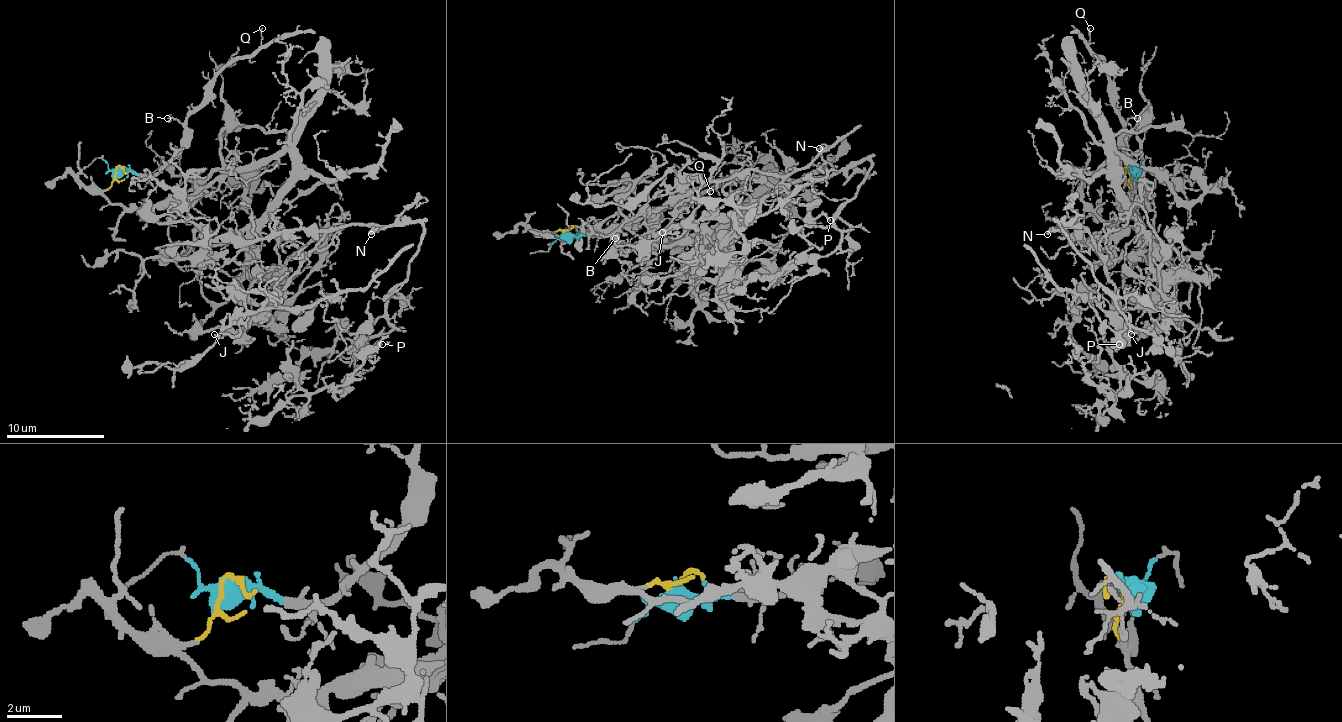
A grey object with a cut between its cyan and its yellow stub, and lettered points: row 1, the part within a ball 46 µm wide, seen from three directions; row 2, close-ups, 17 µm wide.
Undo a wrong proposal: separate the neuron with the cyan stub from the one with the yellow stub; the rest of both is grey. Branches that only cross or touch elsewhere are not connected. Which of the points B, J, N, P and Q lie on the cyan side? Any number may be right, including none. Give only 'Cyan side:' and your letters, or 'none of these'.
Cyan side: B, Q

